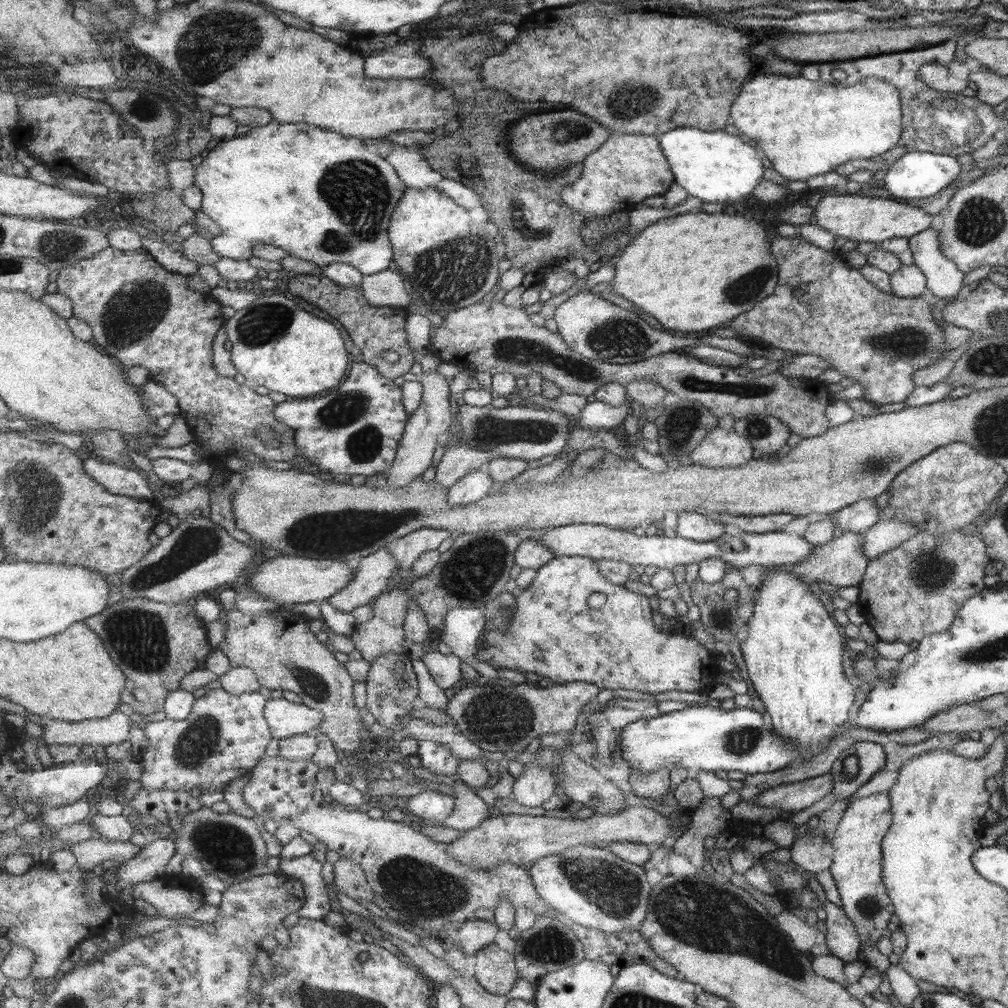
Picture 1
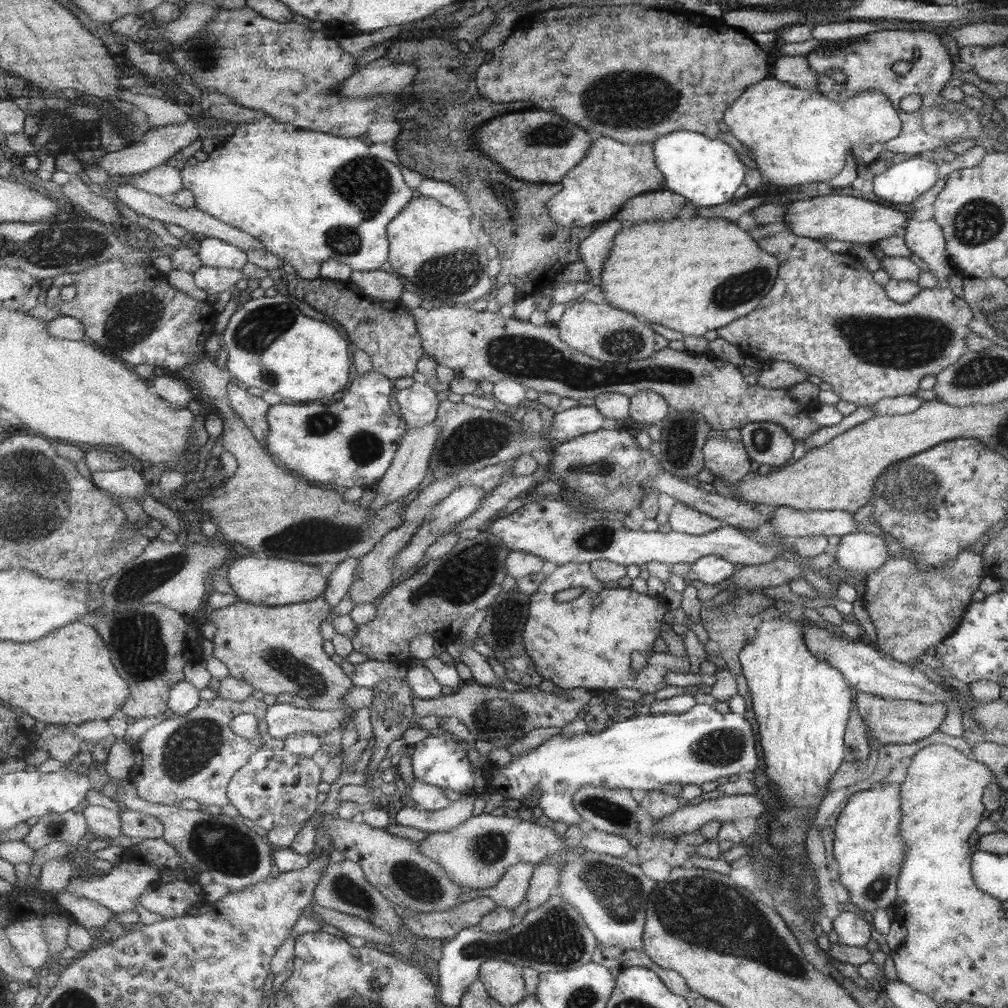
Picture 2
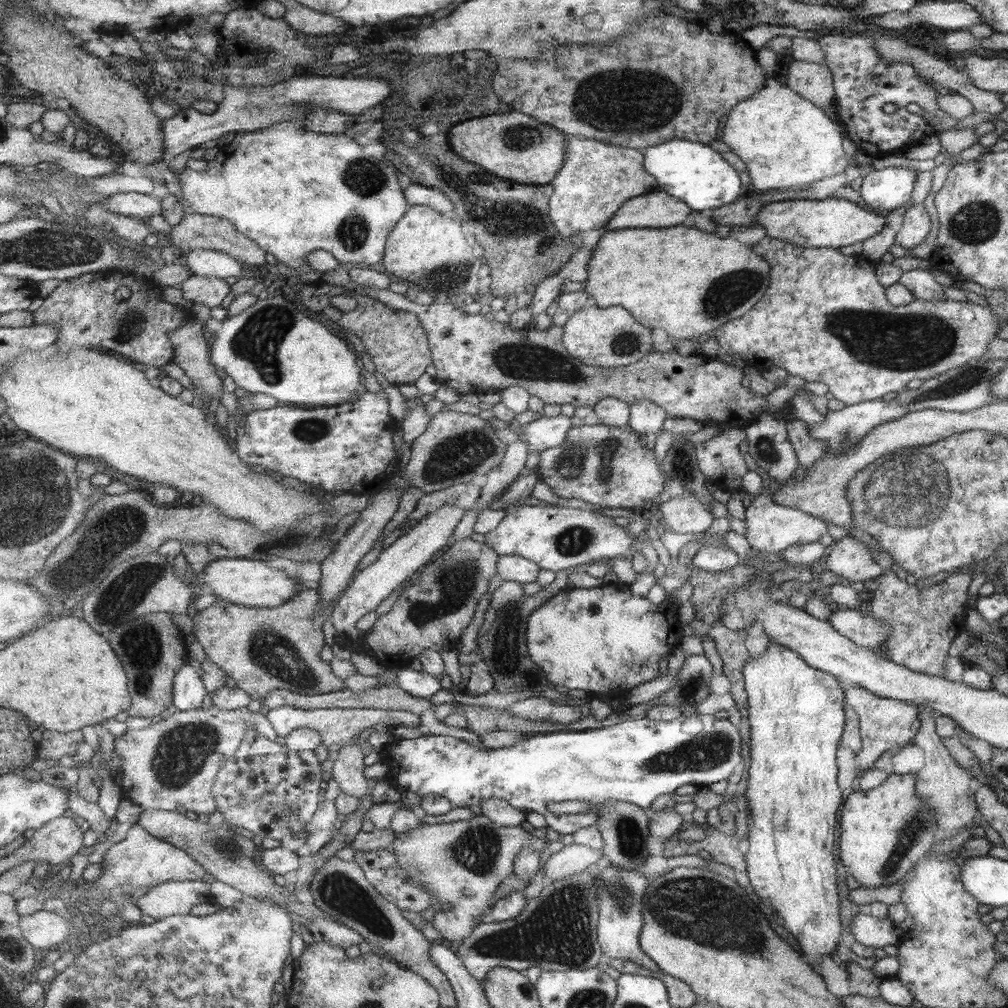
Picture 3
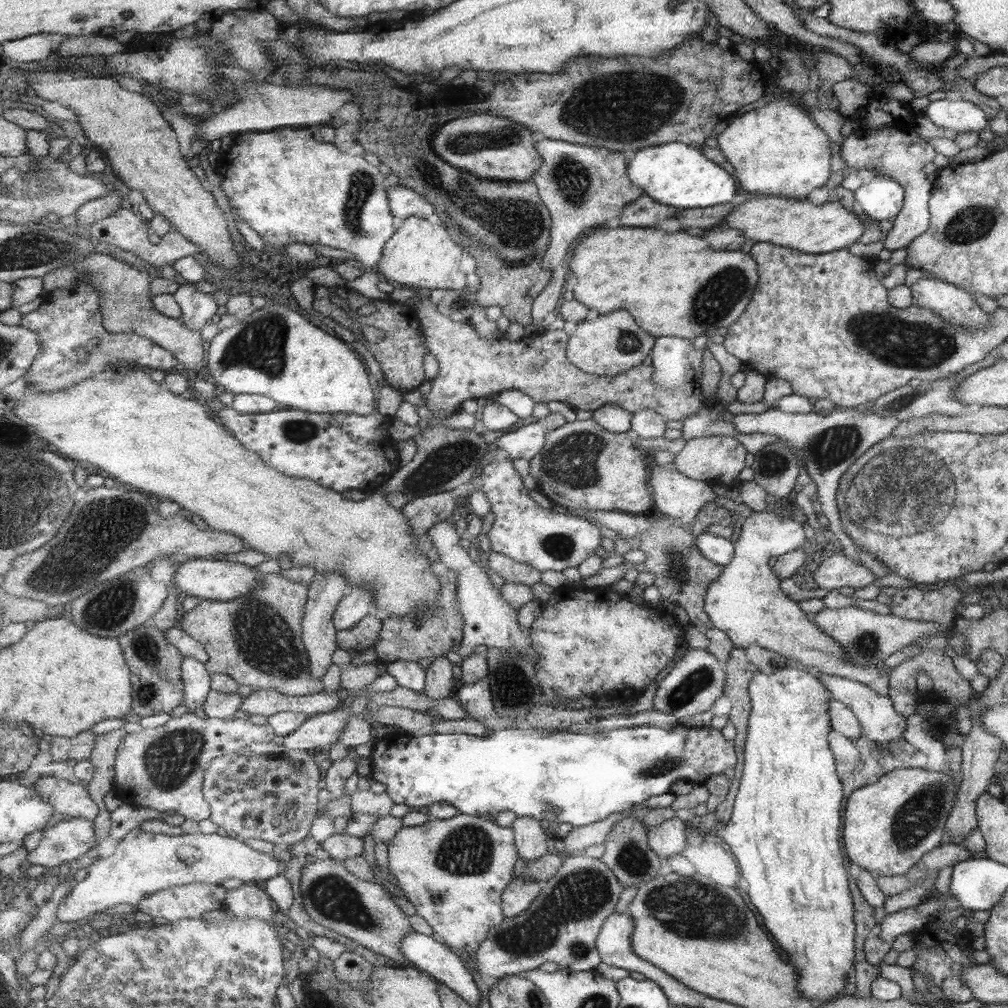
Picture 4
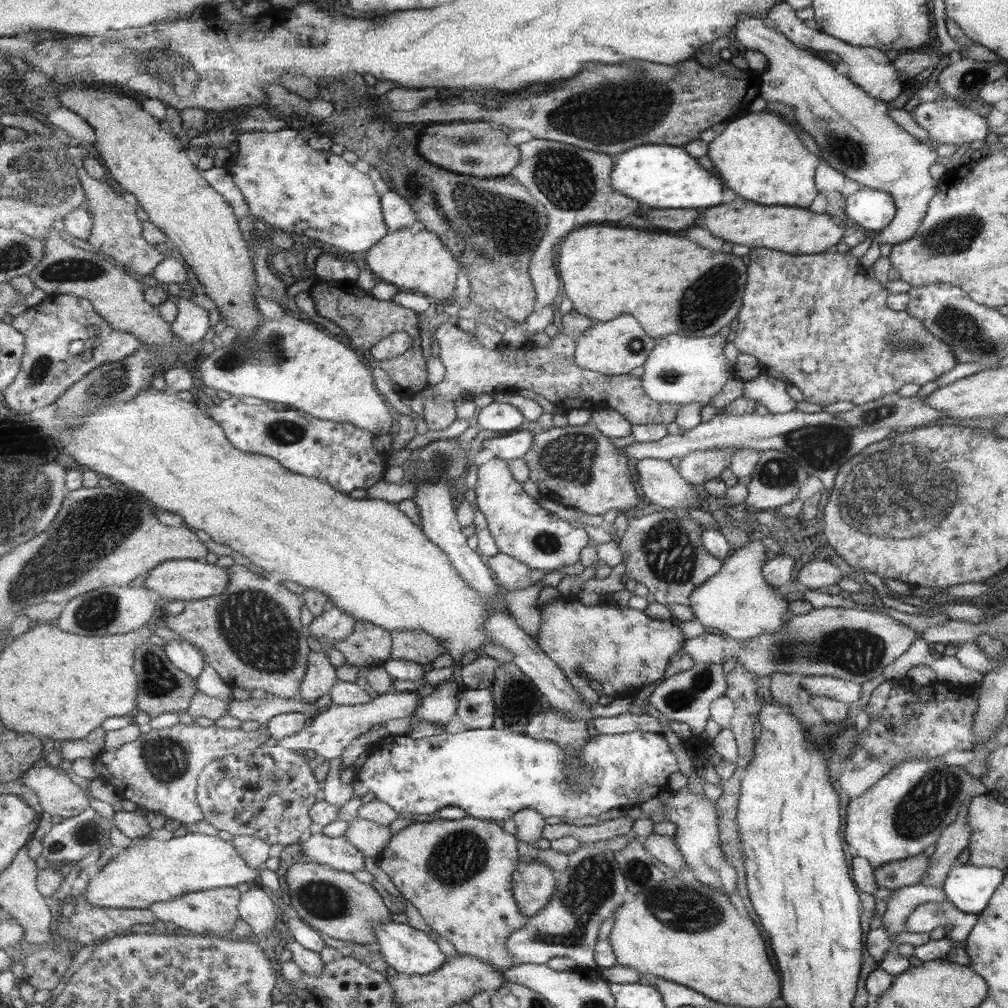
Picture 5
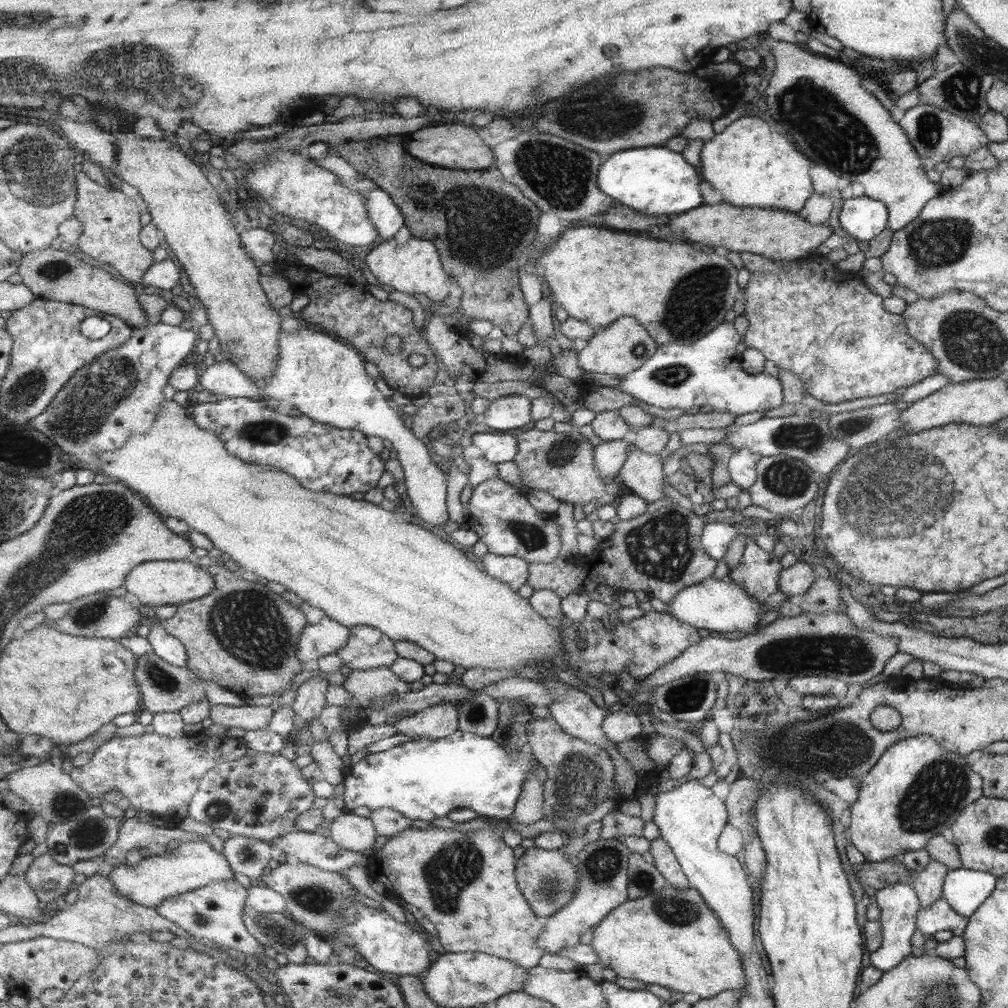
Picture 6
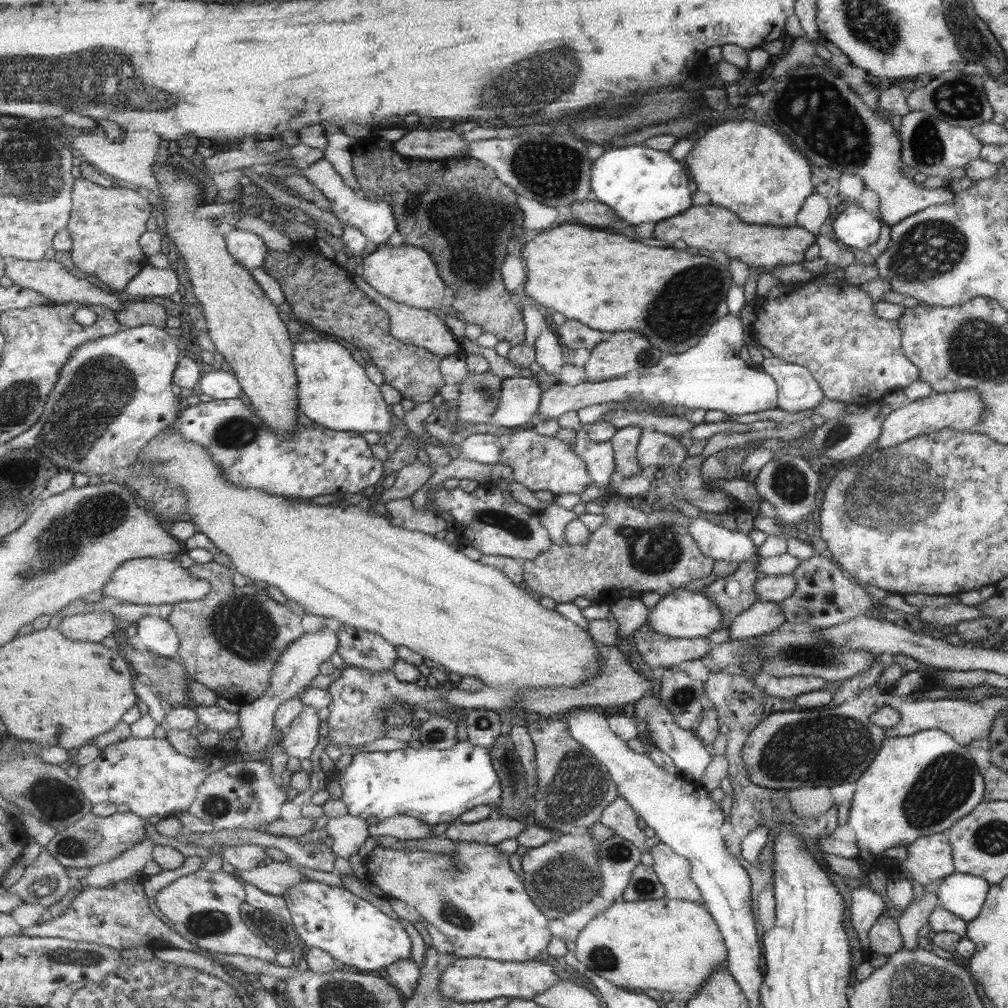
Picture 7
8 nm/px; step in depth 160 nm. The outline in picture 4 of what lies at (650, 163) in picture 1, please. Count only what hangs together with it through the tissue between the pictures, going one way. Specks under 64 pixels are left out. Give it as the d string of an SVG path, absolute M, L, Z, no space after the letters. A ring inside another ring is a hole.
M543 139L533 143L542 156L543 164L530 180L537 185L538 194L551 218L550 246L542 258L542 269L550 270L559 278L569 264L565 259L567 246L590 230L613 224L625 206L643 194L641 187L630 182L630 160L621 153L561 139Z

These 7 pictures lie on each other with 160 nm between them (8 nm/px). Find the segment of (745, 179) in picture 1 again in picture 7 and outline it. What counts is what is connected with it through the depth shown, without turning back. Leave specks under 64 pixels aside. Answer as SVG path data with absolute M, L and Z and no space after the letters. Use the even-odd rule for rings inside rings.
M645 144L606 148L593 163L590 198L608 206L620 220L633 226L654 224L690 208L685 170L671 160L668 152L645 148Z

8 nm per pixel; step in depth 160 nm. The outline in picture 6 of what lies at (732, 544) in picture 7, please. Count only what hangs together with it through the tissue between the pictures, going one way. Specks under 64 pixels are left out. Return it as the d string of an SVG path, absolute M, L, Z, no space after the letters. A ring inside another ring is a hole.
M711 521L705 523L702 528L701 543L706 553L712 559L721 560L729 546L730 540L738 537L738 531L731 521Z

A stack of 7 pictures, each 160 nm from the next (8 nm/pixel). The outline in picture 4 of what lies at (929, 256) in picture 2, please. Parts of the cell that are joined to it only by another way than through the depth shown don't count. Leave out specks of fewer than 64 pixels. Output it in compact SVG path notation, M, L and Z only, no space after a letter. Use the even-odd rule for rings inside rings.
M911 128L906 131L883 129L869 132L869 134L861 134L859 130L856 130L845 138L844 142L841 142L838 151L843 163L849 169L877 171L879 177L887 176L894 179L895 182L900 183L904 190L902 208L893 221L893 227L881 241L884 249L890 251L903 249L915 238L926 233L927 222L930 222L930 212L927 212L927 198L932 196L932 184L929 184L929 180L925 178L921 168L933 160L933 156L935 156L933 146L929 146L927 141L919 138Z

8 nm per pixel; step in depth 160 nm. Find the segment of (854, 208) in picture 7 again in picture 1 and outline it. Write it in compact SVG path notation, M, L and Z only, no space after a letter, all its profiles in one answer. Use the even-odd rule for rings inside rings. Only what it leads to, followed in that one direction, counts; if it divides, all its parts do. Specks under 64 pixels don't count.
M918 150L903 154L898 161L887 170L882 181L884 189L889 192L893 198L901 200L917 200L917 198L928 198L936 194L959 174L961 165L955 158L947 154L931 154Z

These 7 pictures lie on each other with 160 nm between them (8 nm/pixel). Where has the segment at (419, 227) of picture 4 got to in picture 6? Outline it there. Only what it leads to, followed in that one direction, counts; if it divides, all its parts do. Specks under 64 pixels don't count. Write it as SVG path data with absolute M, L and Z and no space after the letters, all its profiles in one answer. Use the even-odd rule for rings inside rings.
M411 237L405 244L399 244L395 238L391 238L370 251L365 261L376 281L387 284L394 290L411 296L415 296L417 293L424 294L435 303L440 303L449 296L449 288L451 288L453 280L443 266L437 246L429 240Z

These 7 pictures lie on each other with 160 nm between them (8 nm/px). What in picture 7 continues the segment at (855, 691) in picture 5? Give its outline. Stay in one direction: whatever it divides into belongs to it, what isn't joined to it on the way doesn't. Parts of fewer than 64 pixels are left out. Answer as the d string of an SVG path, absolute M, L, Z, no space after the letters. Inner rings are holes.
M770 676L764 692L773 698L793 700L798 694L819 689L832 689L831 682L814 676Z

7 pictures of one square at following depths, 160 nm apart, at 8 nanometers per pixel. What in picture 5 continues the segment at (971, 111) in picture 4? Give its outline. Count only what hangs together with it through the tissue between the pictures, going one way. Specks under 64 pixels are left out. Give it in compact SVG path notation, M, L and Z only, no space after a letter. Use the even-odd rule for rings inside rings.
M921 102L915 105L910 117L920 127L922 133L925 133L925 136L929 138L931 145L951 144L963 149L973 141L985 139L988 133L983 116L971 114L969 109L963 109L950 102L944 106L931 102Z

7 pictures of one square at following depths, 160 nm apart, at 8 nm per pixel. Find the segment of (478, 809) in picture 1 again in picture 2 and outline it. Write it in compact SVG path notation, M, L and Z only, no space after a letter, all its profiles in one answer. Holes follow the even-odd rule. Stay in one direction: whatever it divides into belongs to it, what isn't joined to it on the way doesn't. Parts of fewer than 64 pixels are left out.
M475 792L463 794L459 800L453 801L443 810L430 811L419 807L402 808L394 818L395 822L403 826L418 828L423 832L436 833L448 831L462 825L473 817L473 802L479 795Z

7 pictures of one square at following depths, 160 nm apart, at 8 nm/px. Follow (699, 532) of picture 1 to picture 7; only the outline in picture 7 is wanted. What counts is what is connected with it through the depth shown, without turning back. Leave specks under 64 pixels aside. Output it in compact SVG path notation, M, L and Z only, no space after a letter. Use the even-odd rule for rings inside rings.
M623 427L615 429L613 436L608 440L612 444L612 455L615 469L621 476L628 477L640 473L638 467L637 446L643 430L639 427Z

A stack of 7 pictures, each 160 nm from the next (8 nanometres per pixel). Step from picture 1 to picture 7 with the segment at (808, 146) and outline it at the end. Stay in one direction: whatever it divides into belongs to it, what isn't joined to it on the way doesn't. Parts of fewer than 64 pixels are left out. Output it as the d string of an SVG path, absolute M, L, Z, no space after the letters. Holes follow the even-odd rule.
M749 120L727 122L711 129L703 129L698 140L693 142L691 149L683 160L691 180L699 192L709 196L709 202L726 207L733 211L745 223L771 224L775 227L795 227L797 212L803 201L813 194L811 184L811 168L807 166L801 154L795 154L781 136L773 134L765 126L757 126Z

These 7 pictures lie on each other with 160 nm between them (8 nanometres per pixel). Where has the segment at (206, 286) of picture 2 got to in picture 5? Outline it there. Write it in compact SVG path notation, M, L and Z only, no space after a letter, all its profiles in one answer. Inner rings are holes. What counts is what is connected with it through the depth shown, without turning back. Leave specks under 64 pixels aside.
M188 299L176 300L179 308L178 314L172 323L174 336L184 344L193 346L195 342L203 340L205 334L209 332L209 314L195 302Z

